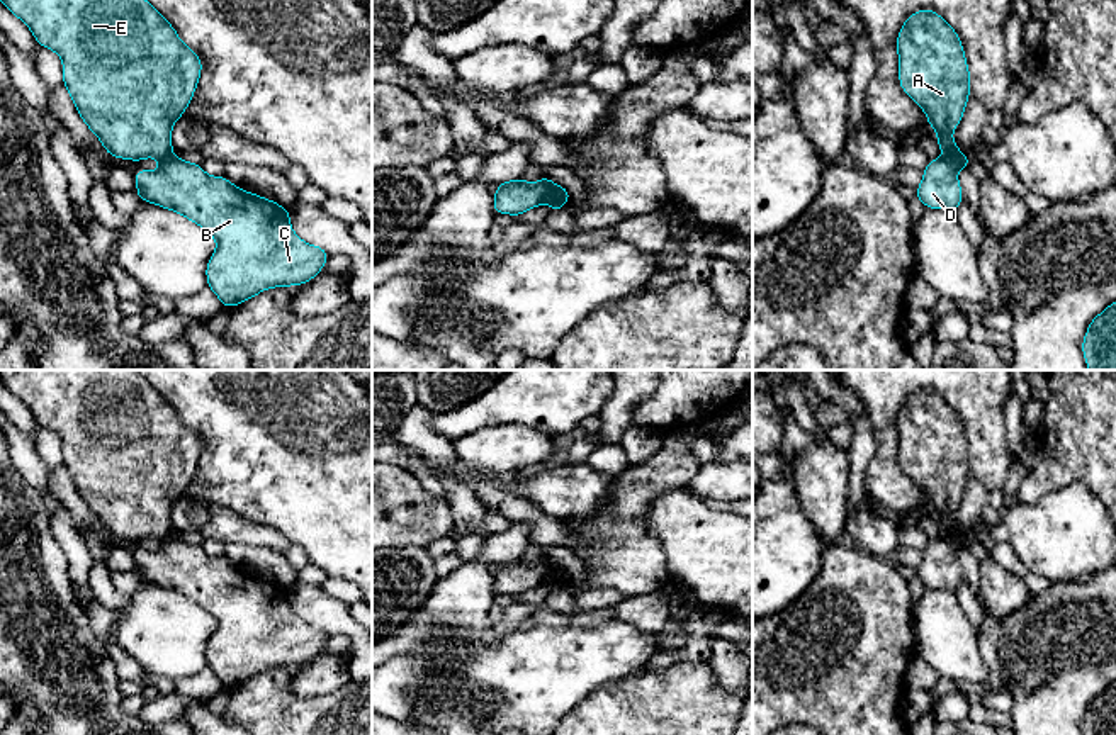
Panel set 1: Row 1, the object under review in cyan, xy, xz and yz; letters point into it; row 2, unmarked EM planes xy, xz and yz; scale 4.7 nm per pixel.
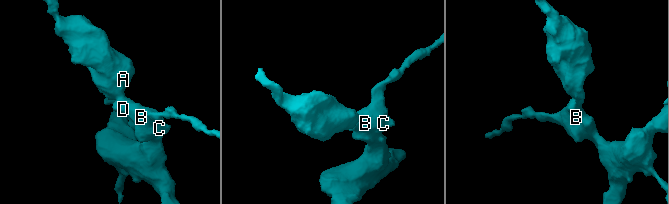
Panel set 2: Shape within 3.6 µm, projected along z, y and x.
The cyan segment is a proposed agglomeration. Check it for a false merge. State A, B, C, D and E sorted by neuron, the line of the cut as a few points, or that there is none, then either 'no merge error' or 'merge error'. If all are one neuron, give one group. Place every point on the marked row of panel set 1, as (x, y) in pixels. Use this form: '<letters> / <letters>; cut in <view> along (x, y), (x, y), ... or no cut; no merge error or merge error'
A E / B C D; cut in xz along (542, 175), (547, 184), (547, 201); merge error

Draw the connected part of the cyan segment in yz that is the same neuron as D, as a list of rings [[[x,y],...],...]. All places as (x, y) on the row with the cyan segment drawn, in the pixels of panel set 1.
[[[967,154],[929,160],[922,171],[922,182],[916,188],[916,197],[927,209],[946,209],[956,212],[963,200],[956,173],[961,168],[968,168],[970,161],[972,160]]]

